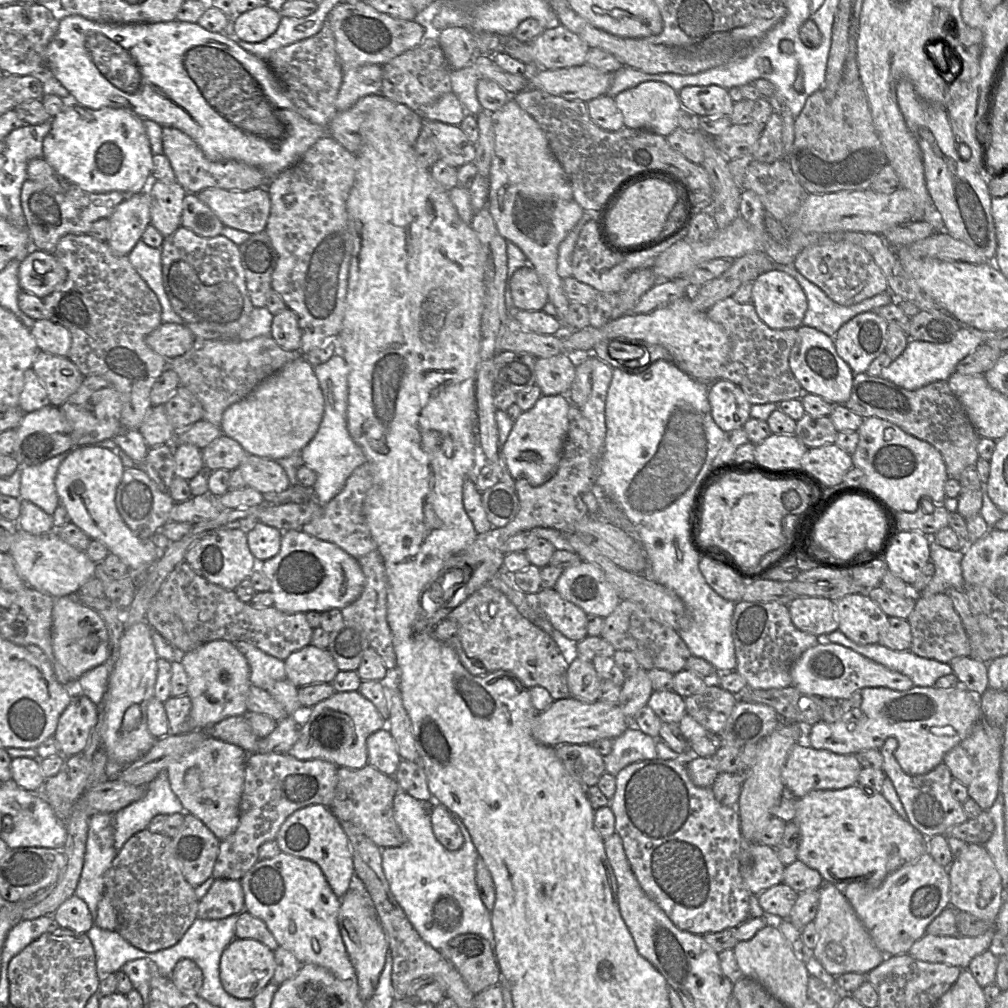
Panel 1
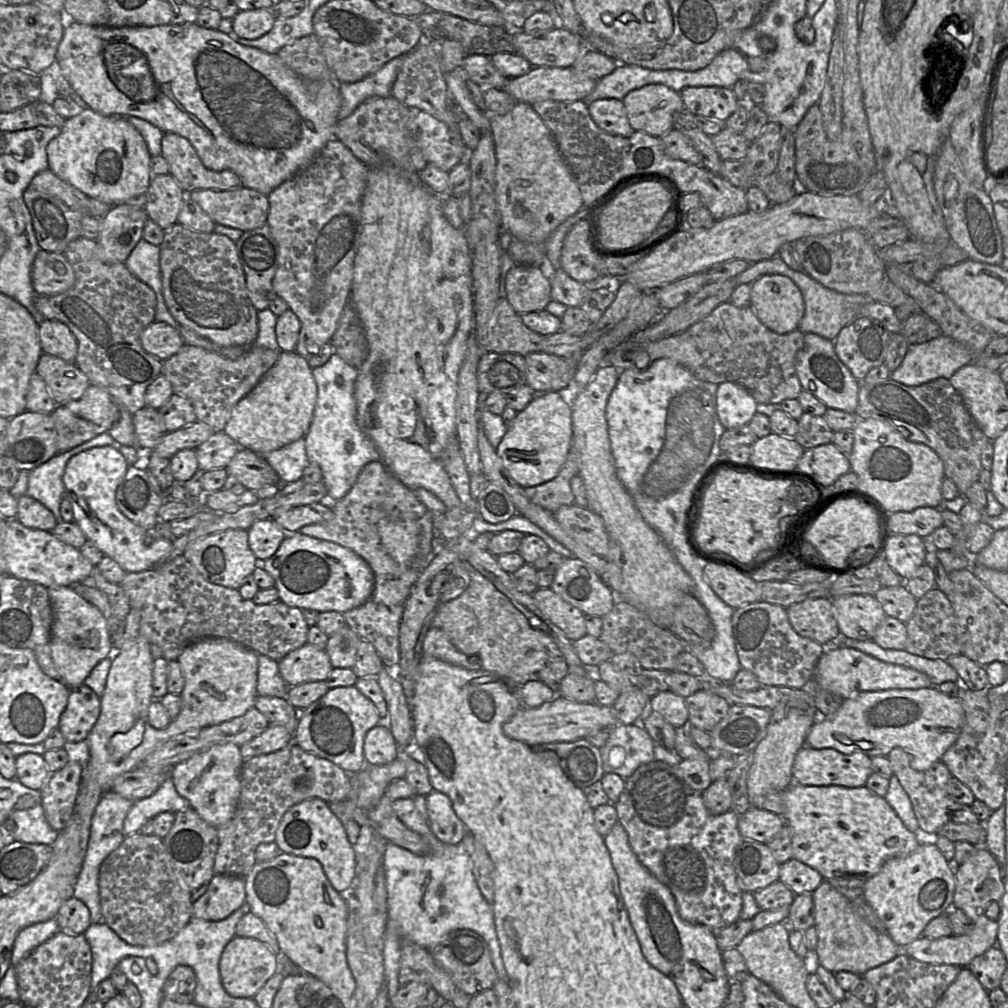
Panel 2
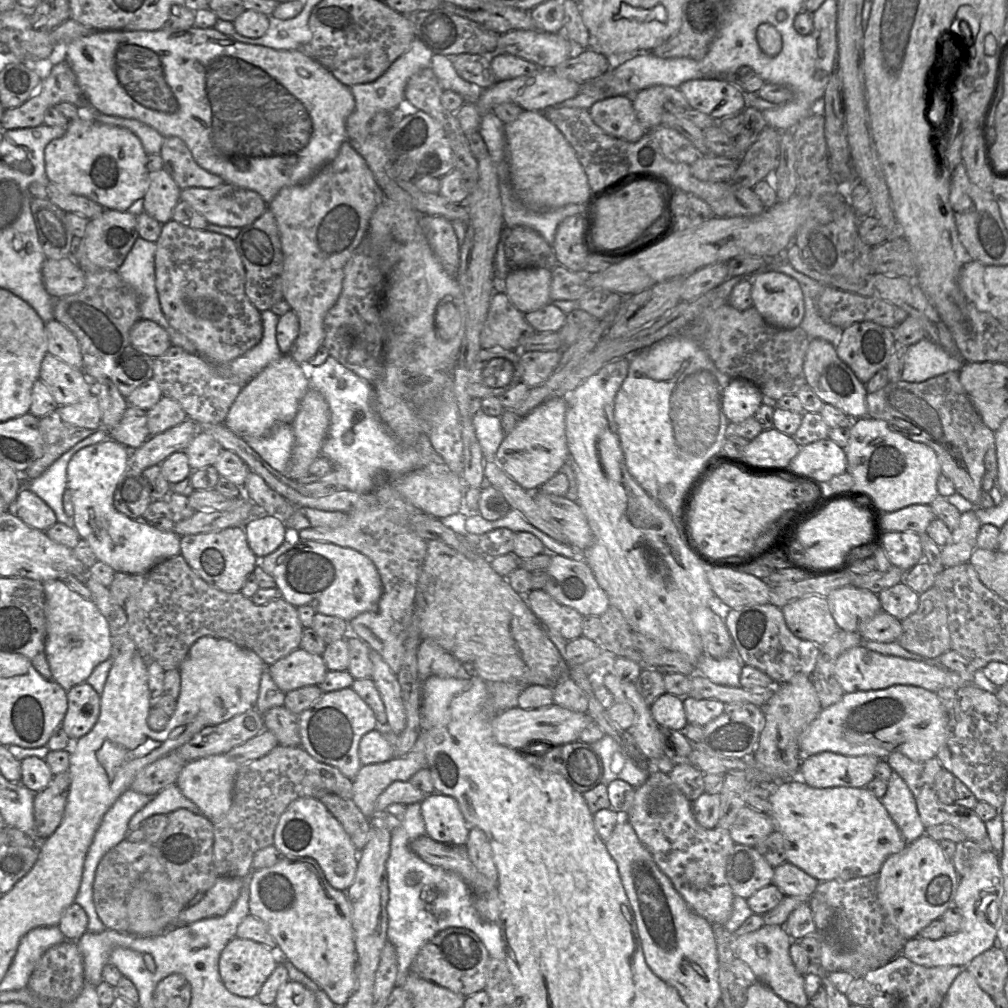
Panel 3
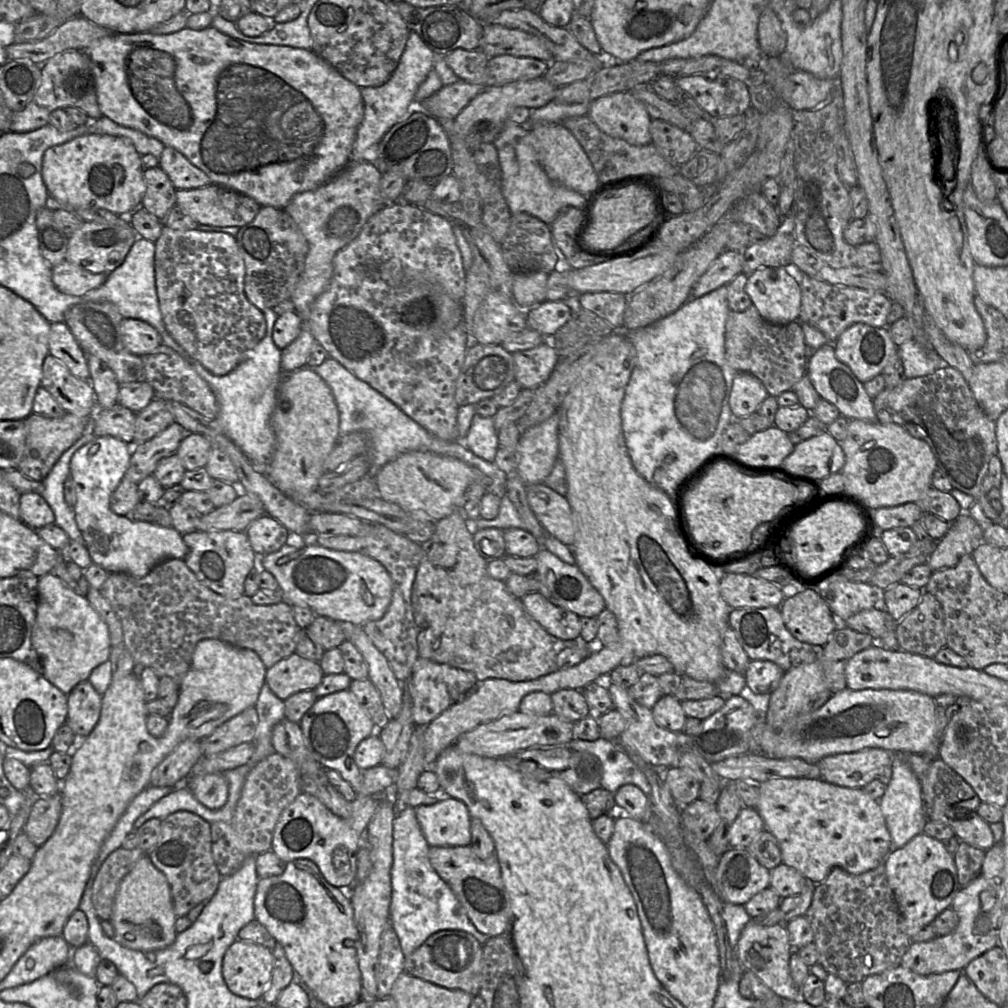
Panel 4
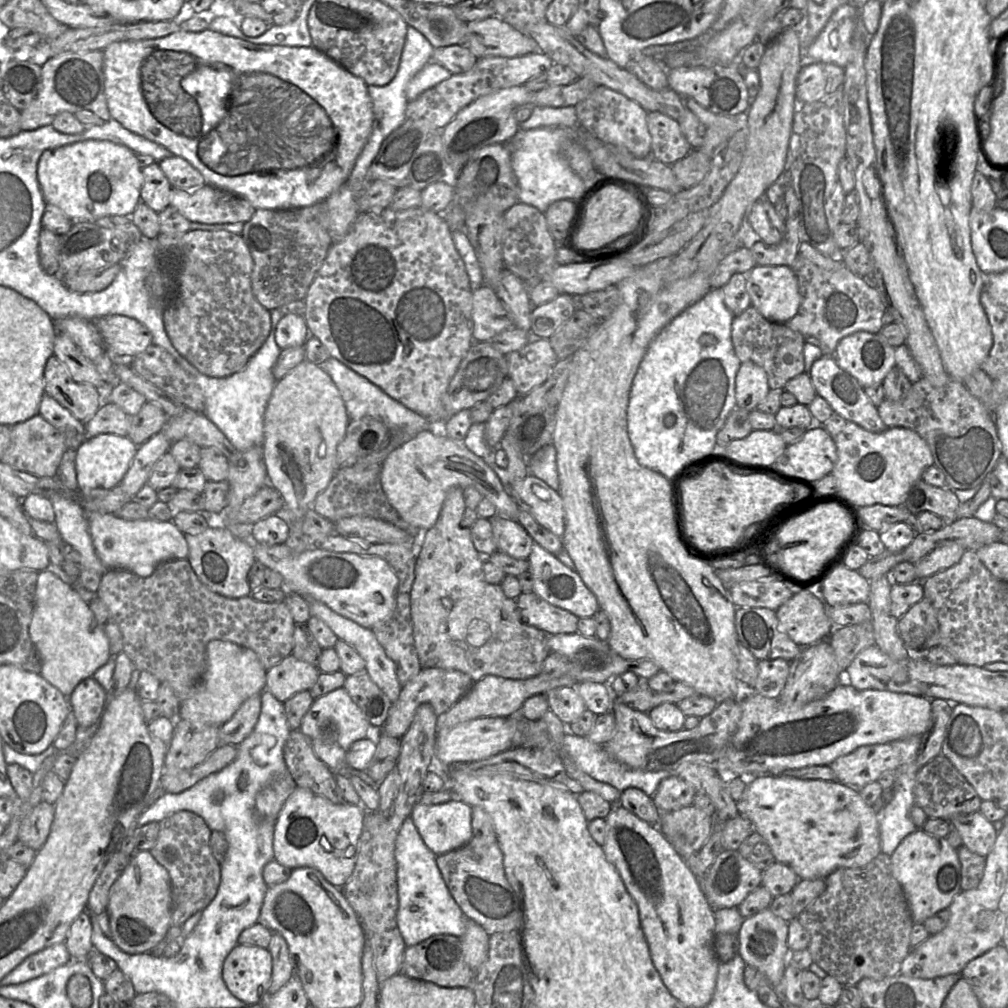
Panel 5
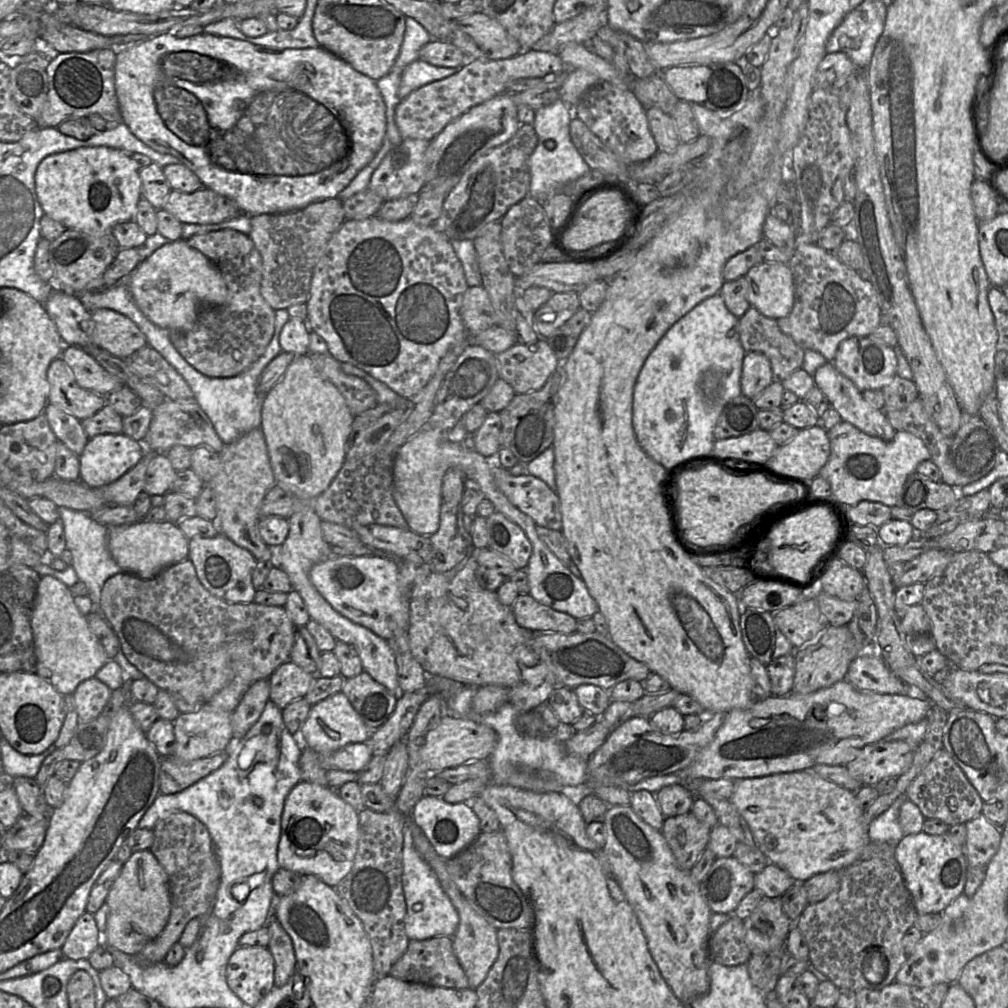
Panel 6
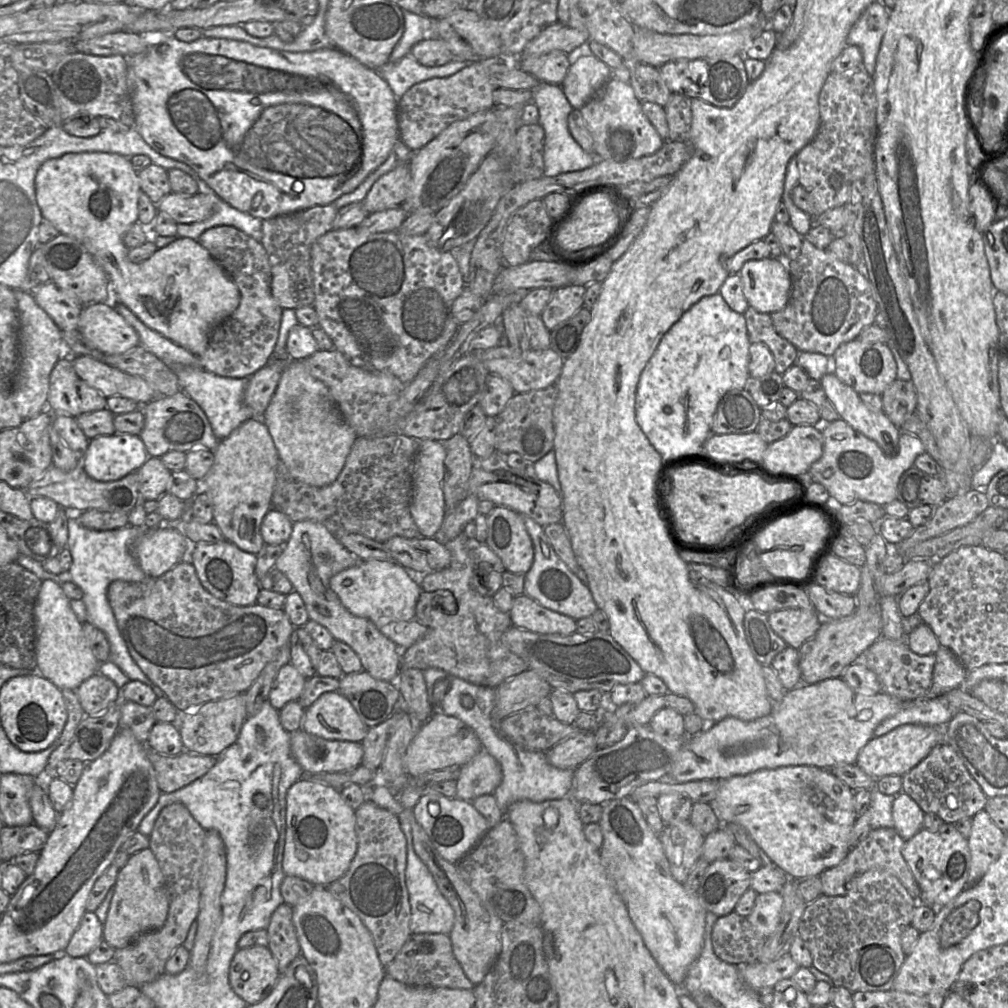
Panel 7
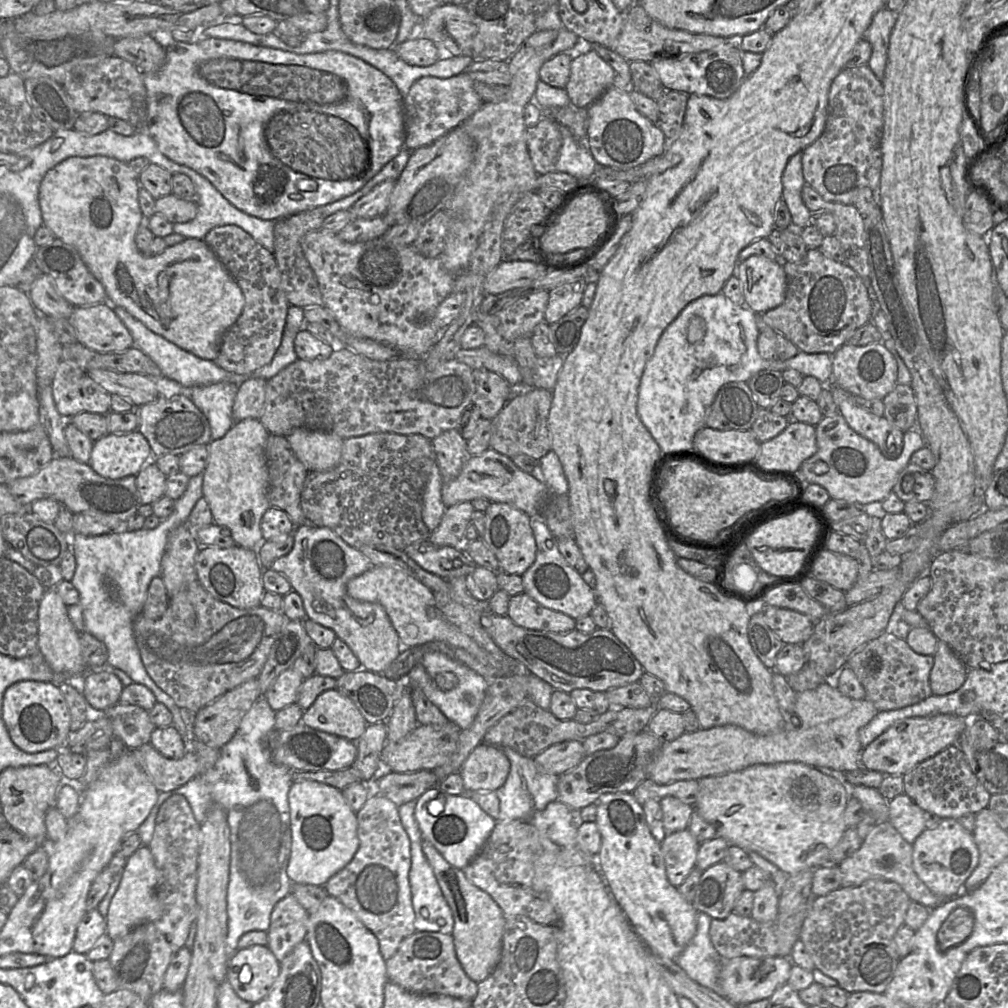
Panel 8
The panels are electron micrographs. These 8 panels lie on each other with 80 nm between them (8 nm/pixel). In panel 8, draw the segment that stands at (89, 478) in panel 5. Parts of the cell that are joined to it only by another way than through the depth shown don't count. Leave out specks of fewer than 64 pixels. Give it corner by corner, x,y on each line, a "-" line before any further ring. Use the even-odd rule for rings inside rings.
138,430
106,434
93,444
89,465
109,479
136,476
152,459
148,440

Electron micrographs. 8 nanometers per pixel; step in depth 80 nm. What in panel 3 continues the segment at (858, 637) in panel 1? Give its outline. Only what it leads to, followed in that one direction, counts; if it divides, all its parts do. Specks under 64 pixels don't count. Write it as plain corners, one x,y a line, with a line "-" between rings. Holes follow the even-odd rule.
848,585
831,591
826,597
838,629
857,632
859,625
881,609
878,595

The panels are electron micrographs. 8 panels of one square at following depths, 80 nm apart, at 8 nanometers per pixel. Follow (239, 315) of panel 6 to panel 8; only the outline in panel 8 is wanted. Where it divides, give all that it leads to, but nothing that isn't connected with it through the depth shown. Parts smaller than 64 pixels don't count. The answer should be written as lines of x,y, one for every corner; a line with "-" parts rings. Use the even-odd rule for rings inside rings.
237,225
217,226
205,235
204,241
236,280
245,300
239,318
225,332
219,354
214,362
228,372
240,375
251,374
272,361
282,341
290,304
282,288
280,271
273,254

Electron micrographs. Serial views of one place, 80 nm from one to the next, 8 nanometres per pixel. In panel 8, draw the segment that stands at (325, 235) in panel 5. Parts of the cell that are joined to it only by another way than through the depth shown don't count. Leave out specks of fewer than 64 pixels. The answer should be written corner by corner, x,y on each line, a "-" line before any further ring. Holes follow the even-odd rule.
316,207
275,221
274,248
272,254
280,271
281,284
285,296
288,303
292,306
301,308
314,305
323,306
318,281
303,253
302,239
307,233
319,230
325,218
321,209

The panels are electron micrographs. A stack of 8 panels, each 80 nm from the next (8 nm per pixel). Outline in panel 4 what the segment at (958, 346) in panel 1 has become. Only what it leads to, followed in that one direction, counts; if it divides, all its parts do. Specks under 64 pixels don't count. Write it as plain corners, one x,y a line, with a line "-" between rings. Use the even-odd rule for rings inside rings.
914,340
898,346
897,353
902,360
907,379
932,374
945,365
931,346
923,347

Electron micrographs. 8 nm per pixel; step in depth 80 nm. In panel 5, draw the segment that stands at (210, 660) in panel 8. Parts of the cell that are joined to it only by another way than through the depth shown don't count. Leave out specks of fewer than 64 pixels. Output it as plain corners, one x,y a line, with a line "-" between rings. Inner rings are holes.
187,559
170,560
157,567
147,578
128,570
107,570
101,577
96,596
105,604
123,638
123,653
135,669
147,671
161,683
171,686
179,702
186,700
206,670
206,647
212,640
232,642
253,650
268,671
292,654
296,623
285,601
258,602
252,596
230,599
210,591
196,576

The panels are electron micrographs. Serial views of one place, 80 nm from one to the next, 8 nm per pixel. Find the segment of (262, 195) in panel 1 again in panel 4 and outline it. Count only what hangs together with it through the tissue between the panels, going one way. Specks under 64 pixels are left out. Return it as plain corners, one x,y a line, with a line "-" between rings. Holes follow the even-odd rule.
209,184
200,188
177,189
176,205
198,224
218,227
242,227
250,223
258,214
261,205
253,198
221,185

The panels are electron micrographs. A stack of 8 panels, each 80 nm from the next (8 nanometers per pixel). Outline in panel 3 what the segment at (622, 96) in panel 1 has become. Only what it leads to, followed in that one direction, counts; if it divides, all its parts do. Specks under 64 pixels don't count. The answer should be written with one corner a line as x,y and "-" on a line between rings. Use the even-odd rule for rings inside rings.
654,85
631,96
635,114
647,132
662,124
665,103
671,101
677,106
690,107
683,93
676,87

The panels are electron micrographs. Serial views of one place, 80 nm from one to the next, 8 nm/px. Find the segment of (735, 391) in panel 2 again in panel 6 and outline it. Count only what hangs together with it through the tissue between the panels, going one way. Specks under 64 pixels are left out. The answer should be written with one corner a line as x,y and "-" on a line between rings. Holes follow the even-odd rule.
747,352
742,363
740,377
741,394
755,399
772,383
772,369
769,359
761,352

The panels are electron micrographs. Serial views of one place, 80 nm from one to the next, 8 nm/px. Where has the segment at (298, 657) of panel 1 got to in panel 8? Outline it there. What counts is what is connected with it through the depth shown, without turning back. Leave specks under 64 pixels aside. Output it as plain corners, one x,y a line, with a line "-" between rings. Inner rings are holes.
293,667
283,671
273,682
271,687
264,694
270,707
279,711
293,703
297,698
297,693
304,678

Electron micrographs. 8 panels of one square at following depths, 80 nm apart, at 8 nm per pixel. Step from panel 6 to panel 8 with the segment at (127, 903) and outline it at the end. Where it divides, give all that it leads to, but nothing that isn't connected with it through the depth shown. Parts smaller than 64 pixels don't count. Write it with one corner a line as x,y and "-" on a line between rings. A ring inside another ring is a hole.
142,845
126,862
119,887
112,897
106,917
106,934
115,940
127,934
132,928
158,920
162,906
156,894
158,871
154,857
147,846

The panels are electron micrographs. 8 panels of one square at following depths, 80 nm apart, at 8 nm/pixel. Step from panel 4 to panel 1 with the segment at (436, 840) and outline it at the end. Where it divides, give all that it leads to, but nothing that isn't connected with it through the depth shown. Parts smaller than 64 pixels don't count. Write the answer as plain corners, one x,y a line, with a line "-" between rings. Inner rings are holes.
436,803
430,811
433,832
437,840
450,851
459,850
464,838
452,813
441,803

